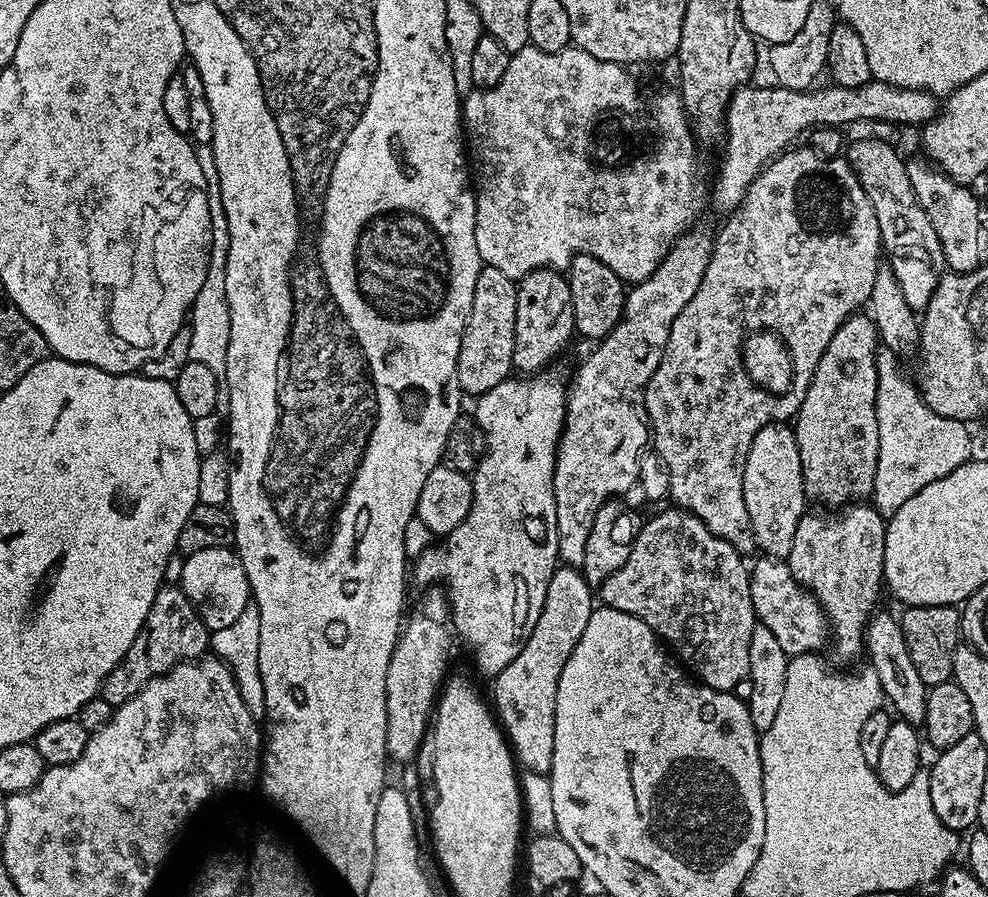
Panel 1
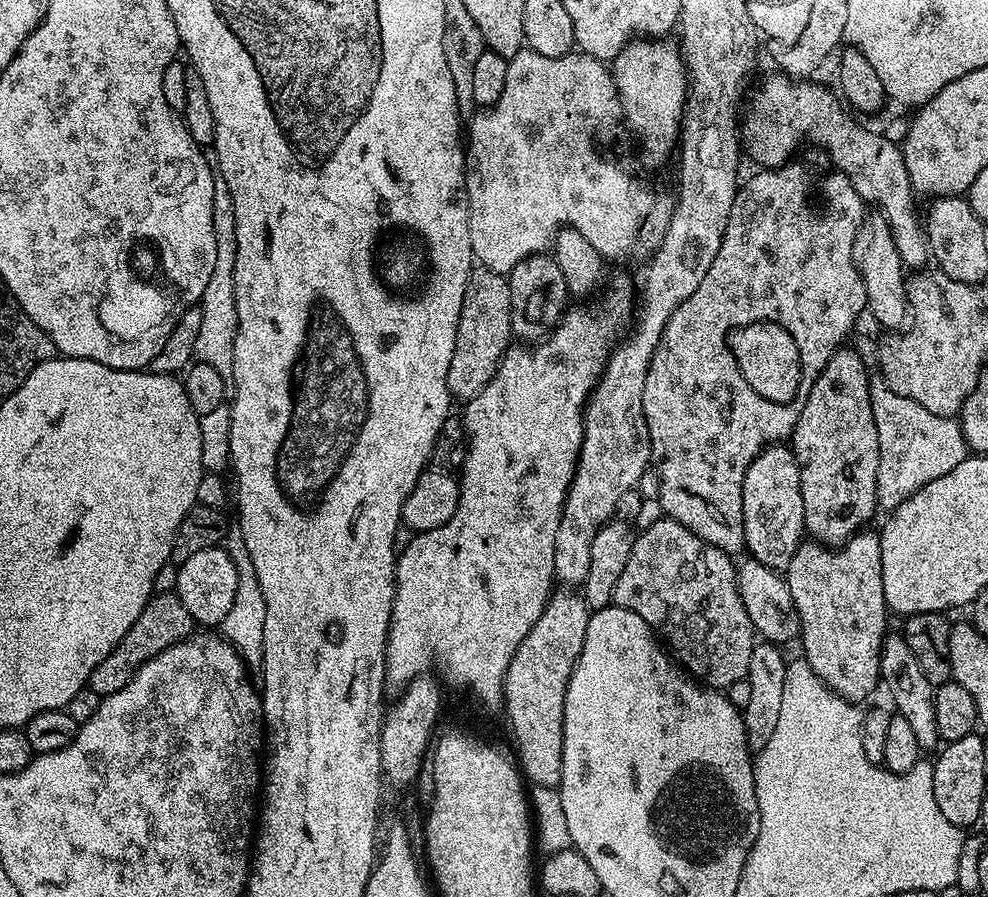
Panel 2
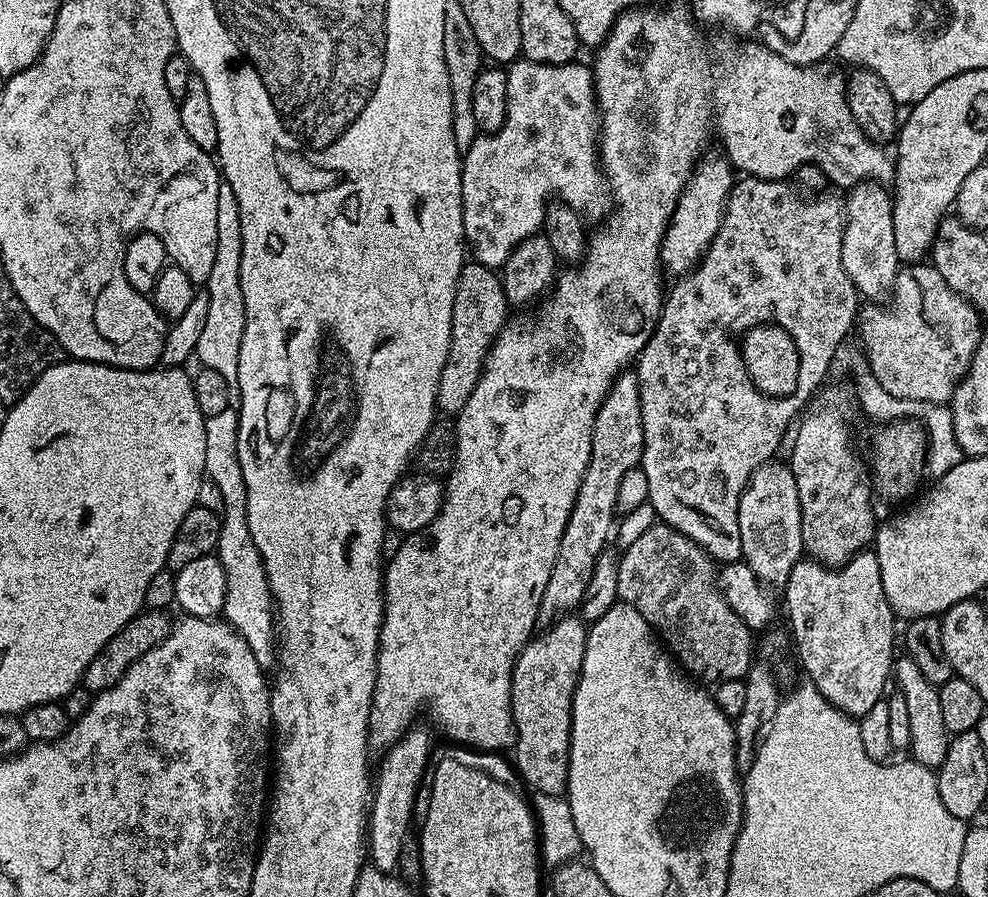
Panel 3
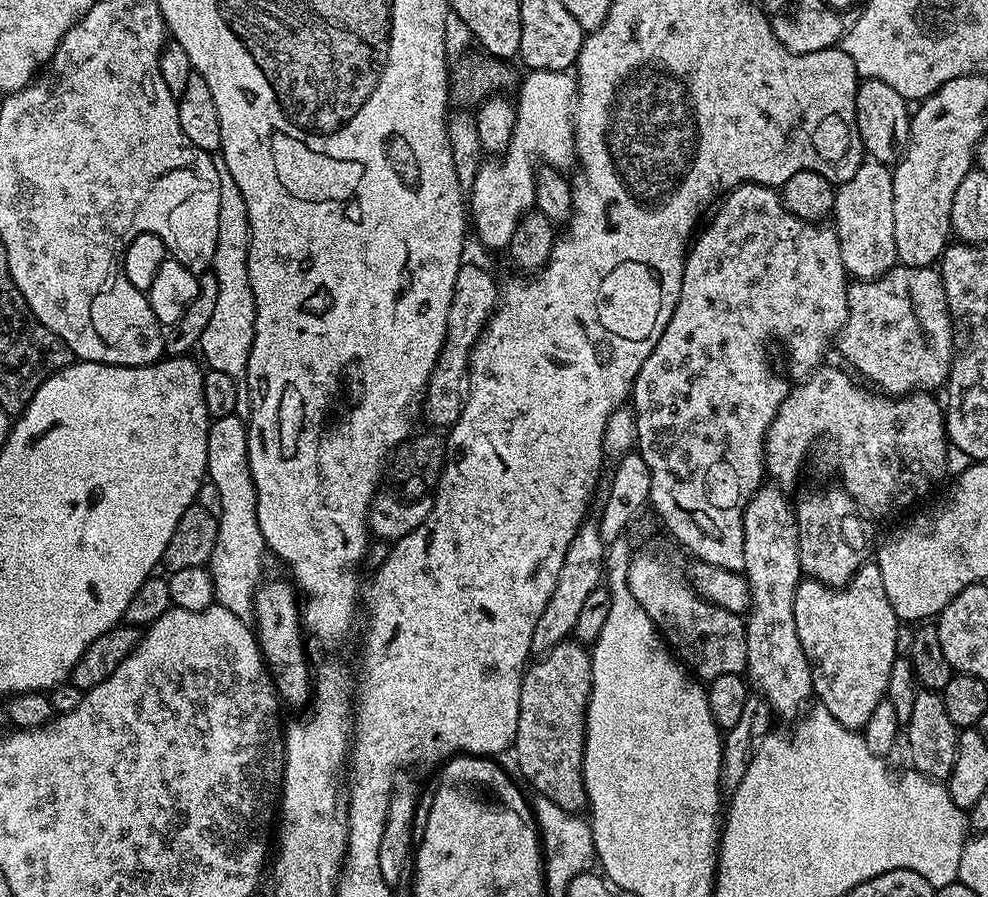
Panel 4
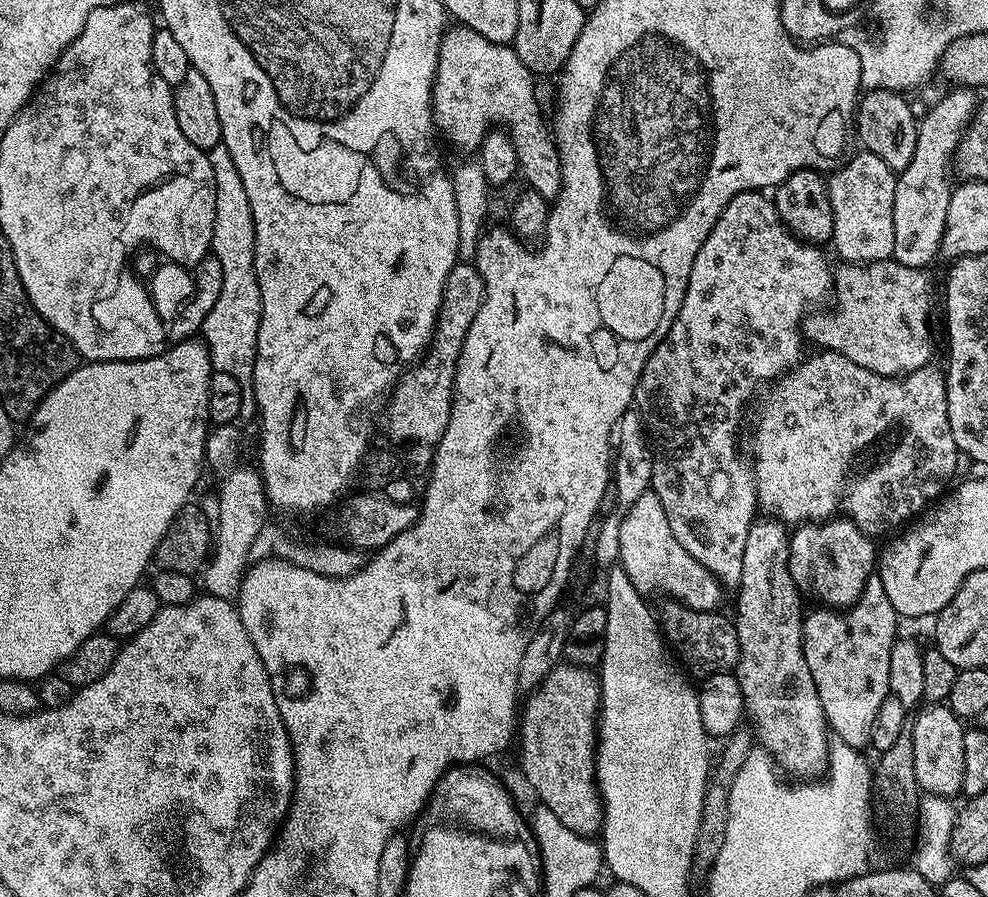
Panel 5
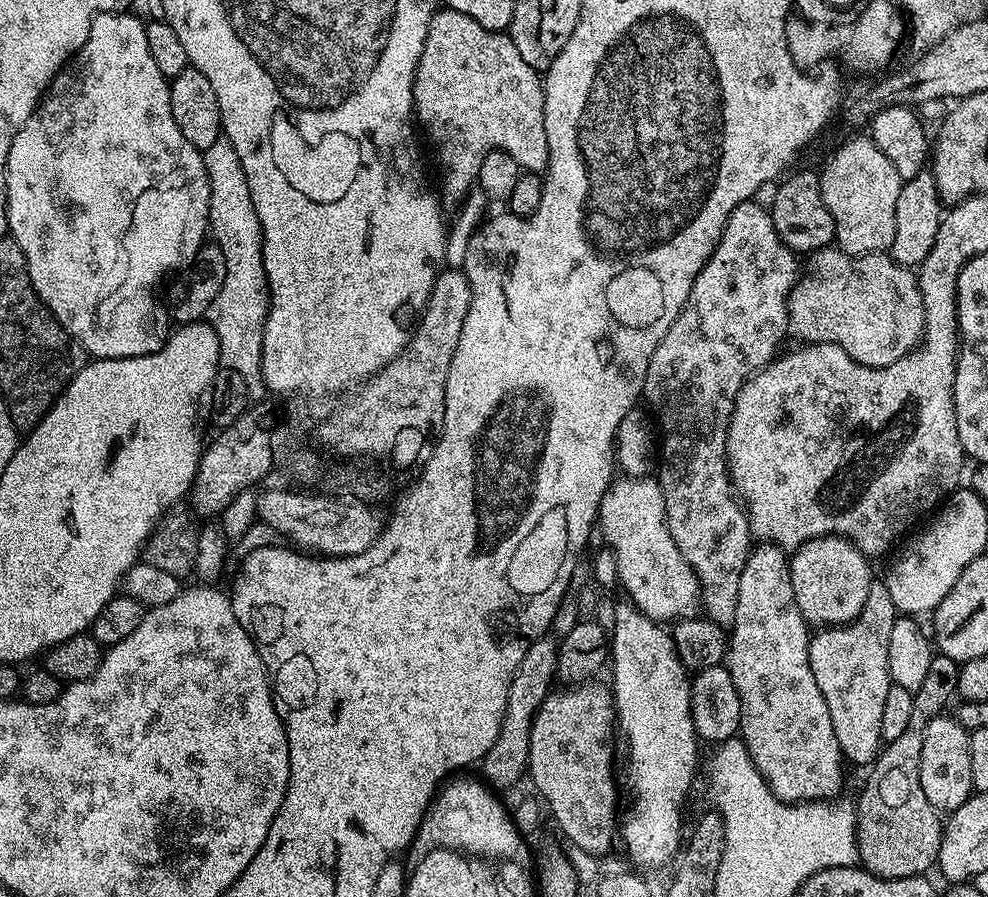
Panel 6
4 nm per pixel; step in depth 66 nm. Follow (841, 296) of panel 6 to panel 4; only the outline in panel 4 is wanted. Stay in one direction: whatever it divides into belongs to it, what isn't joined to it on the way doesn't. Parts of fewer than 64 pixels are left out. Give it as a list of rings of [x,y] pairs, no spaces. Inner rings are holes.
[[[897,266],[877,280],[856,280],[849,283],[848,317],[840,327],[834,348],[869,380],[869,385],[893,398],[921,390],[936,390],[932,388],[939,384],[941,387],[947,381],[948,371],[952,369],[954,349],[958,344],[958,340],[952,337],[952,324],[954,328],[954,317],[948,311],[946,290],[939,271],[935,267]]]

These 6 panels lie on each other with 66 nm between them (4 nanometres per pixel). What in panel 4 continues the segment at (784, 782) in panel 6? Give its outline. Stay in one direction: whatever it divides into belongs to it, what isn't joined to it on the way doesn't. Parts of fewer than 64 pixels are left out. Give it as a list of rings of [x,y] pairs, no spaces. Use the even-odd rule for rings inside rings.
[[[761,486],[744,507],[744,541],[746,562],[743,577],[748,582],[749,606],[744,620],[746,630],[746,669],[751,687],[767,700],[771,711],[780,716],[796,718],[809,707],[813,699],[812,668],[808,665],[802,642],[798,642],[798,626],[794,626],[794,594],[802,579],[798,558],[798,526],[793,501],[788,501],[785,489],[779,486]]]

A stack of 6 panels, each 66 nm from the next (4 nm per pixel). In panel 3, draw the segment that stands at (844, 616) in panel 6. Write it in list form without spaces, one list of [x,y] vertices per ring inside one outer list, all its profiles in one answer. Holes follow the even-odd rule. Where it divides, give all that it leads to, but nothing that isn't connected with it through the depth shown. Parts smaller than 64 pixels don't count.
[[[848,386],[846,388],[828,387],[819,389],[814,403],[799,421],[800,429],[798,429],[799,424],[795,429],[796,441],[792,444],[790,467],[798,482],[798,502],[802,506],[802,542],[805,553],[828,568],[841,568],[846,561],[857,556],[859,552],[865,551],[873,543],[878,519],[876,520],[871,508],[873,489],[870,487],[870,468],[865,457],[864,460],[860,457],[860,452],[852,441],[852,428],[848,425],[848,419],[858,412],[853,389]]]

